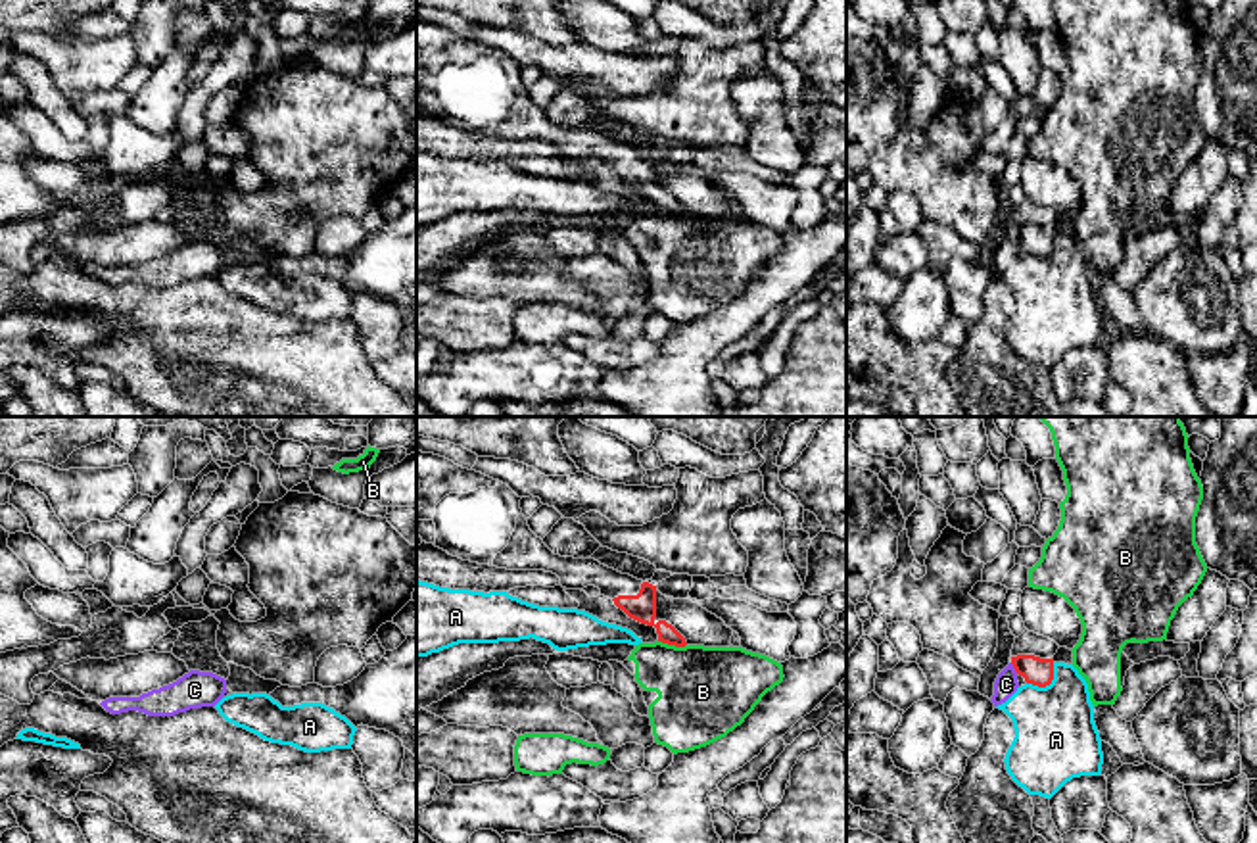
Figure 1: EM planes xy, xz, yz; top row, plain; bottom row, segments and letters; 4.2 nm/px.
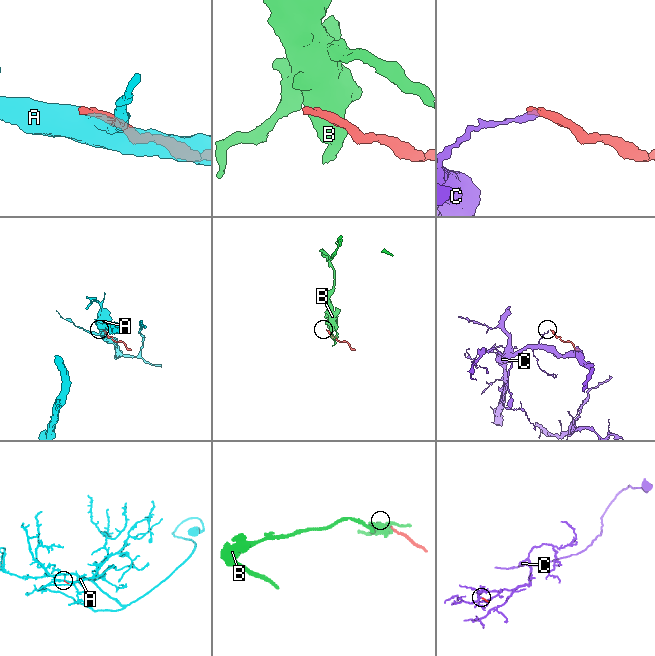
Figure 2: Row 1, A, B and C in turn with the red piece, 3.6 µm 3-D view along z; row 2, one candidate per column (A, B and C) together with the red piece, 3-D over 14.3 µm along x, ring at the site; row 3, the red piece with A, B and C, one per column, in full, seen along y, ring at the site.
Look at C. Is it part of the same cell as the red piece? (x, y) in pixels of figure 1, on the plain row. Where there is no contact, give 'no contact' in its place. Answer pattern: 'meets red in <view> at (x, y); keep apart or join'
meets red in yz at (1014, 237); keep apart

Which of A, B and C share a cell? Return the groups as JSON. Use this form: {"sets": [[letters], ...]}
{"sets": [["A"], ["B"], ["C"]]}

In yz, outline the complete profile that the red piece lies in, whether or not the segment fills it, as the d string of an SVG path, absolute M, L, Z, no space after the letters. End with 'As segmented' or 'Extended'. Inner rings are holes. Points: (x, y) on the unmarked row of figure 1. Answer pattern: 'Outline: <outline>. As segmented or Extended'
Outline: M1034 225L1011 227L1011 234L1027 253L1046 257L1054 250L1054 229L1040 229Z. As segmented

